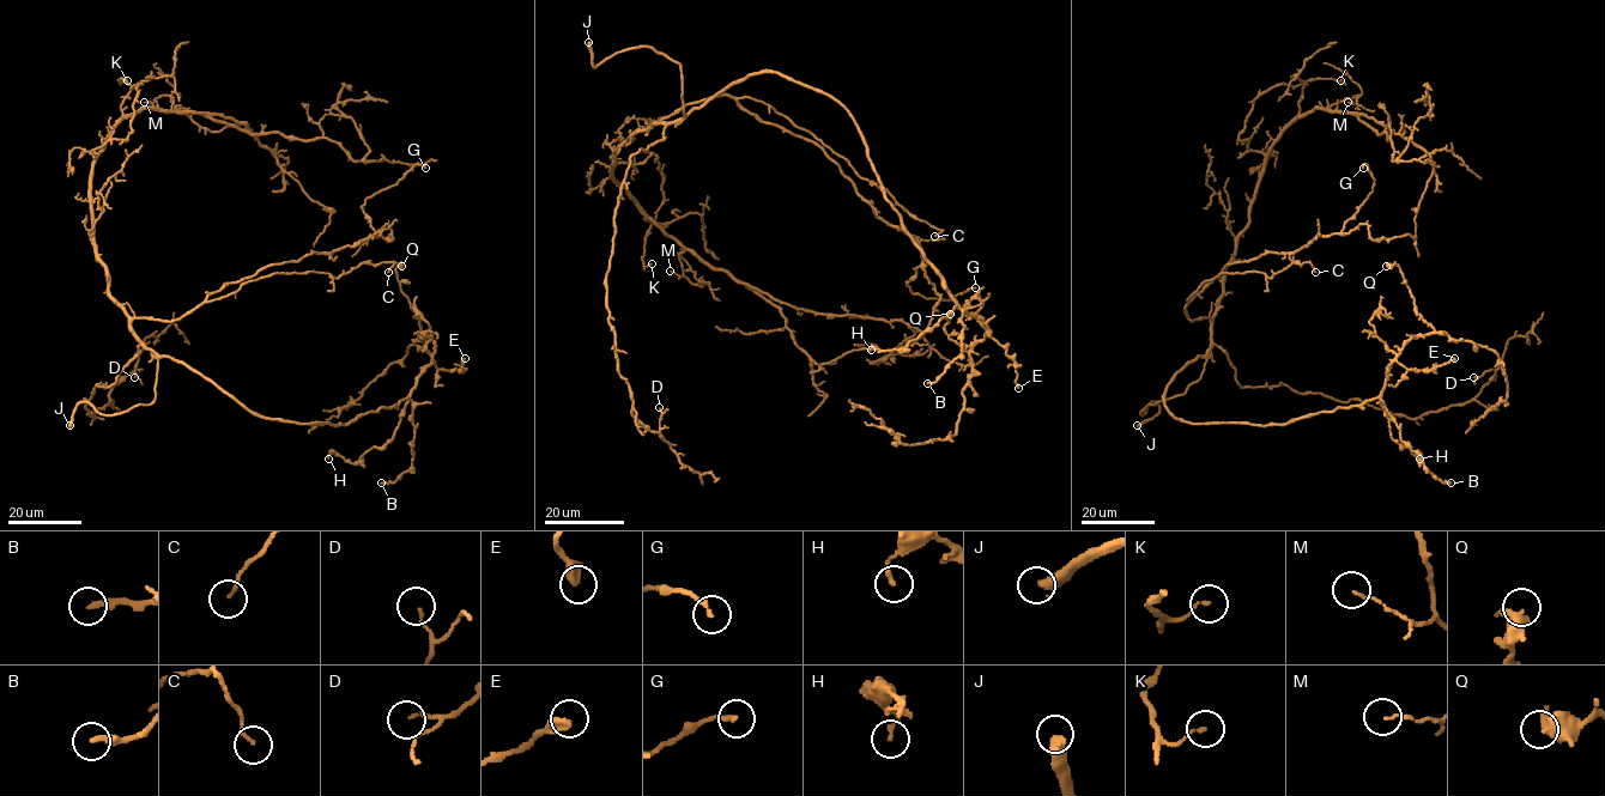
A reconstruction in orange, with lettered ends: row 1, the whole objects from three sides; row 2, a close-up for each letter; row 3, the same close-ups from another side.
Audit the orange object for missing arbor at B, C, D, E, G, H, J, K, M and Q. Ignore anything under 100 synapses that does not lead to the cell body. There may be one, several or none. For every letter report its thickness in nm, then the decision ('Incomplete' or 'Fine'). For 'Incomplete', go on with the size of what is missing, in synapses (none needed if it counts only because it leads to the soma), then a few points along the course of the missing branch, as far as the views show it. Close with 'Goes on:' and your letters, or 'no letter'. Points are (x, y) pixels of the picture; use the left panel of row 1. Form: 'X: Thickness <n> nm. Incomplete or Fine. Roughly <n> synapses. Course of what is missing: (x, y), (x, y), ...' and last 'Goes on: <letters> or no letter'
B: Thickness 300 nm. Fine
C: Thickness 140 nm. Fine
D: Thickness 140 nm. Fine
E: Thickness 440 nm. Fine
G: Thickness 200 nm. Fine
H: Thickness 170 nm. Fine
J: Thickness 440 nm. Incomplete
K: Thickness 110 nm. Fine
M: Thickness 80 nm. Fine
Q: Thickness 400 nm. Fine
Goes on: J

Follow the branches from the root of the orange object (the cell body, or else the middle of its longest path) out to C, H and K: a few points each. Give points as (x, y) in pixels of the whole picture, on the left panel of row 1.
C: (163, 356), (138, 338), (134, 318), (176, 320), (277, 272), (338, 278), (362, 263), (393, 261), (388, 272)
H: (163, 356), (270, 418), (344, 425), (407, 399), (385, 444), (353, 463), (335, 453), (328, 459)
K: (163, 356), (138, 338), (110, 296), (94, 241), (90, 152), (128, 139), (138, 85), (119, 80), (127, 80)

